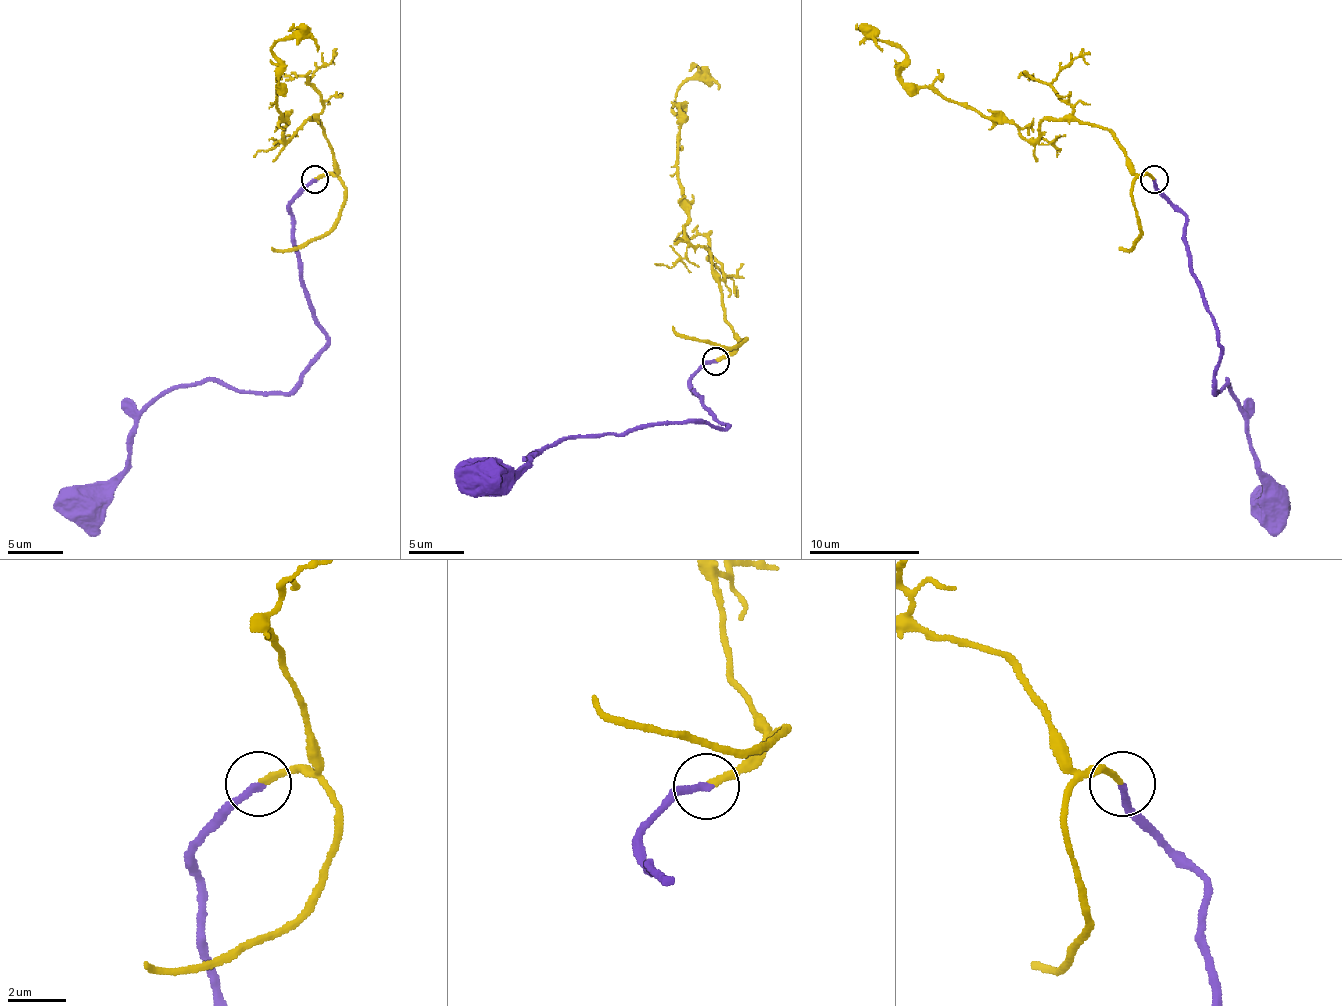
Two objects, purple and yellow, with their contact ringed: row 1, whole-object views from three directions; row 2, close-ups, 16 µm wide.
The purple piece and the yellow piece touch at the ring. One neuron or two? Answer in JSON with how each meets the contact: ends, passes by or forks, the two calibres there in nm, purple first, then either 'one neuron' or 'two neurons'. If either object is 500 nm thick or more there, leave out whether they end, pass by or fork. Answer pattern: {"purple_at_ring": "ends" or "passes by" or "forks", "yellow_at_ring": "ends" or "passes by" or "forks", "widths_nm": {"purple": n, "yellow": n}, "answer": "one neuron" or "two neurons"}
{"purple_at_ring": "ends", "yellow_at_ring": "ends", "widths_nm": {"purple": 240, "yellow": 200}, "answer": "one neuron"}

